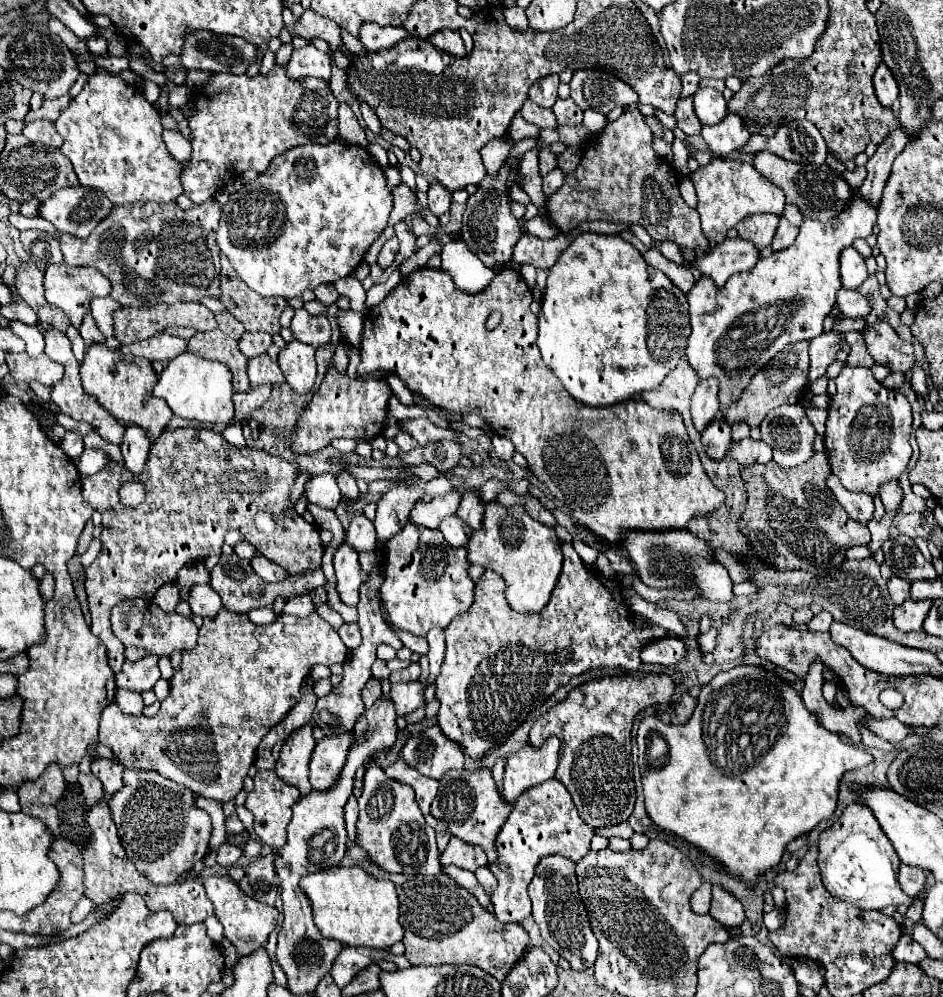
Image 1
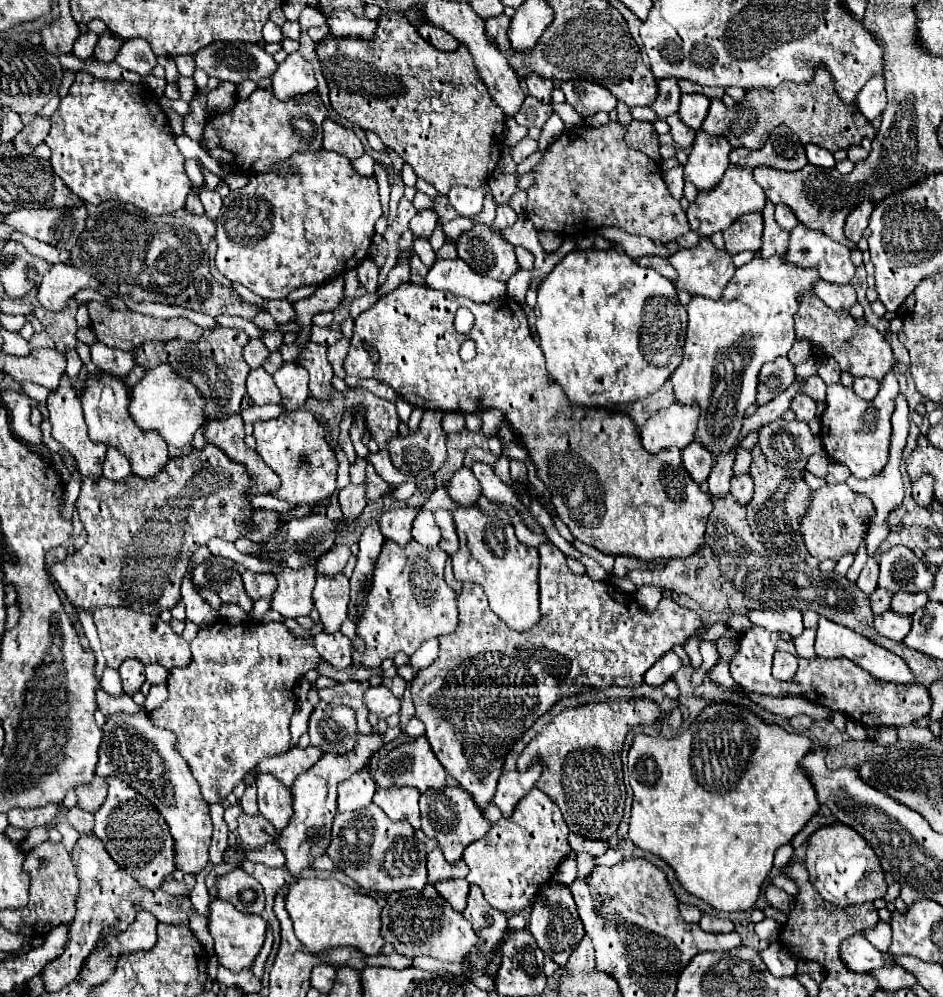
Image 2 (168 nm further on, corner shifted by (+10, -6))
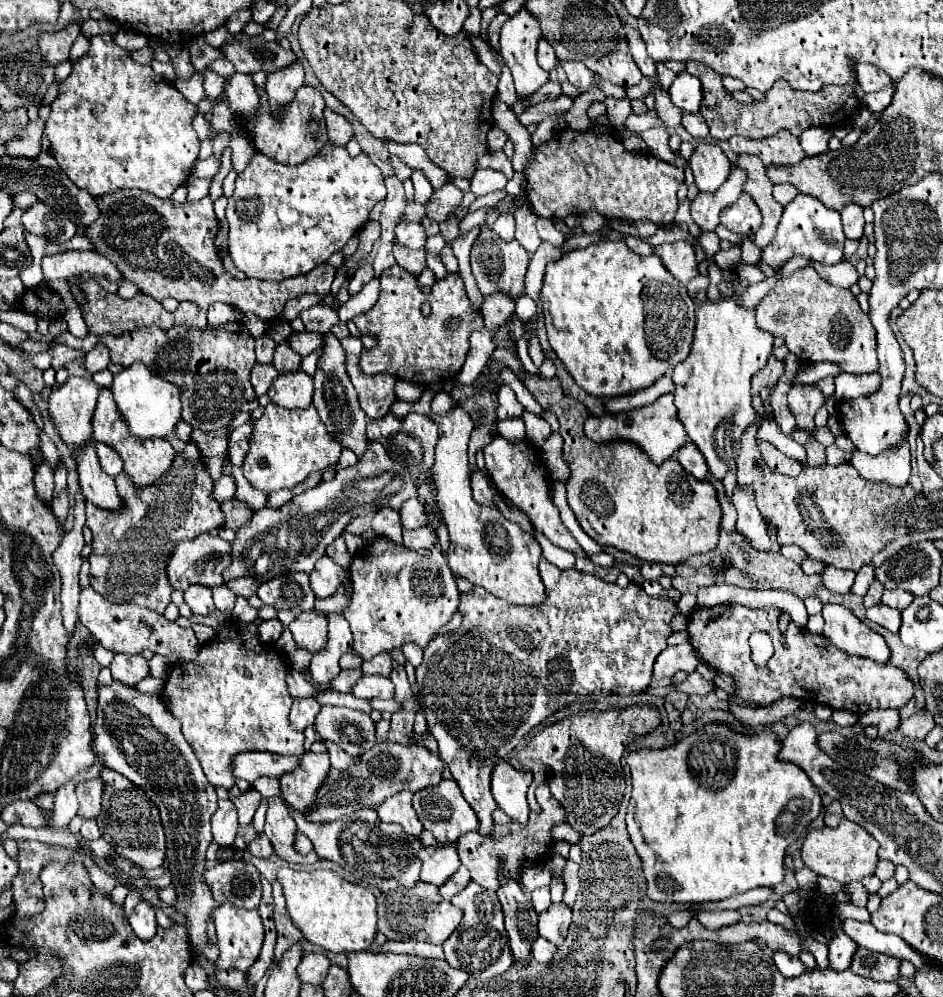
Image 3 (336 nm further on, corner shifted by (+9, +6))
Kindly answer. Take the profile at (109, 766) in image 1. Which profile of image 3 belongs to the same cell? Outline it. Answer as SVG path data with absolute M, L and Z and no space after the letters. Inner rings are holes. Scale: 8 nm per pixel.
M87 779L75 787L75 795L79 799L79 815L85 819L95 819L101 811L103 797L103 779Z

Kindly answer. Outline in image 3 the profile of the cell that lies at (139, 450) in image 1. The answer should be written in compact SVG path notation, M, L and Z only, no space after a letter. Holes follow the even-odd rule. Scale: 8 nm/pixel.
M97 443L97 453L99 453L99 463L107 475L117 477L123 471L123 461L115 453L115 449L107 447L105 443Z

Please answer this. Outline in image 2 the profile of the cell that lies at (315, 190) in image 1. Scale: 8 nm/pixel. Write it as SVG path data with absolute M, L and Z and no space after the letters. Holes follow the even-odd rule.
M324 149L318 151L318 153L294 153L286 163L278 163L268 173L252 173L246 187L242 187L240 191L230 191L224 197L224 205L222 205L220 215L216 219L216 243L218 243L216 269L224 277L228 277L230 281L242 283L244 287L248 287L252 293L260 295L262 299L284 299L284 297L288 297L290 291L294 291L294 289L298 289L302 285L322 285L330 277L358 267L366 259L366 255L368 255L368 249L370 249L372 237L374 237L374 225L376 225L376 221L380 217L382 217L382 207L380 207L376 179L358 175L352 169L350 159L346 159L346 157L342 157L338 153L332 153L332 151L324 151Z

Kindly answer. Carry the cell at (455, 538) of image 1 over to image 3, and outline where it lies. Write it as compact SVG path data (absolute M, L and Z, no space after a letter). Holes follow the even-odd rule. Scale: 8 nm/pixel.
M419 499L405 501L399 513L401 513L403 529L421 529L427 523L427 507Z

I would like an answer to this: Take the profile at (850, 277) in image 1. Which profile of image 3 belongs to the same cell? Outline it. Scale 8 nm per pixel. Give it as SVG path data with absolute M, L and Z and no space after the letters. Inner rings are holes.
M797 195L785 207L777 233L775 233L773 241L763 249L761 261L777 267L795 255L803 255L803 257L809 257L823 265L835 265L835 263L843 261L843 243L845 243L845 235L843 235L843 227L841 227L841 215L833 209L823 207L823 203L819 203L819 199L815 199L815 197Z

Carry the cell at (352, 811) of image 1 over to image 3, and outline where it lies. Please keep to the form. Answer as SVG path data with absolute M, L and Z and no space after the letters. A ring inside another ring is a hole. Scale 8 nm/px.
M327 743L327 751L329 751L329 755L331 755L331 767L333 767L333 769L345 771L345 769L349 769L349 767L353 767L353 765L359 763L359 757L347 755L343 749L335 747L333 743Z

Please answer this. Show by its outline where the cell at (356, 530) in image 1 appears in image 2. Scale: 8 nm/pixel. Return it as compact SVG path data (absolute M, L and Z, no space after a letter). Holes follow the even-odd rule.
M336 545L334 549L330 549L326 555L322 555L318 559L318 565L316 565L316 577L318 575L326 575L326 577L332 577L332 575L338 575L342 573L342 569L346 567L350 559L350 549L348 545Z

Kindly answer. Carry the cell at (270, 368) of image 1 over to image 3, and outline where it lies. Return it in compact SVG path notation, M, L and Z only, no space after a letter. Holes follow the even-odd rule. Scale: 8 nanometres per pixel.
M257 363L251 371L251 383L255 387L255 393L257 395L265 395L269 393L269 387L273 383L273 379L279 375L279 371L269 363L269 365L261 365Z

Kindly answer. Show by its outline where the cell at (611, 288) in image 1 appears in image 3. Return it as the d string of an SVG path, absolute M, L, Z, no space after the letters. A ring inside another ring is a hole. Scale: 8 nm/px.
M601 241L597 245L589 245L585 249L573 249L567 251L559 261L553 261L547 265L545 277L543 277L543 289L541 289L541 301L543 301L543 317L545 317L545 331L549 337L549 345L551 349L557 353L557 357L561 359L561 363L565 365L567 373L577 381L577 385L581 389L585 389L587 393L595 395L595 397L619 397L619 395L629 395L629 393L637 393L649 385L653 385L659 377L667 375L673 371L673 367L677 363L681 363L687 355L689 355L689 347L691 347L691 335L695 329L695 303L691 301L691 297L687 295L687 289L683 283L679 283L663 265L663 261L655 255L651 257L639 257L635 255L629 247L625 247L625 243L621 241Z

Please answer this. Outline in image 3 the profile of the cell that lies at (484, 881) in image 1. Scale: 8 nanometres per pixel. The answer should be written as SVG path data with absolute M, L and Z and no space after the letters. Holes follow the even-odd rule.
M471 881L459 895L451 899L455 907L459 907L463 915L463 923L455 929L455 933L443 943L445 961L451 967L467 971L475 979L489 981L503 971L507 971L515 961L511 959L511 949L507 947L507 933L503 927L503 911L495 891L487 891L479 887L479 883Z

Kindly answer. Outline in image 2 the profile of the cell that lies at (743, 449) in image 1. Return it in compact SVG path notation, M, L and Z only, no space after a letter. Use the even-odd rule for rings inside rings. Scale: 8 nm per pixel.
M748 473L732 477L732 489L730 489L730 493L732 493L732 497L734 497L734 501L738 505L746 507L750 503L750 499L754 495L752 489L754 489L754 483L752 483L752 477Z

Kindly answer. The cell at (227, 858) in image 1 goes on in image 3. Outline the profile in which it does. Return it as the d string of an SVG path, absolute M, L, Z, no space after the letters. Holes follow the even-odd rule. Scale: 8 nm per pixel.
M219 799L219 809L215 811L211 823L213 823L215 843L223 847L233 845L237 835L237 811L229 799Z

